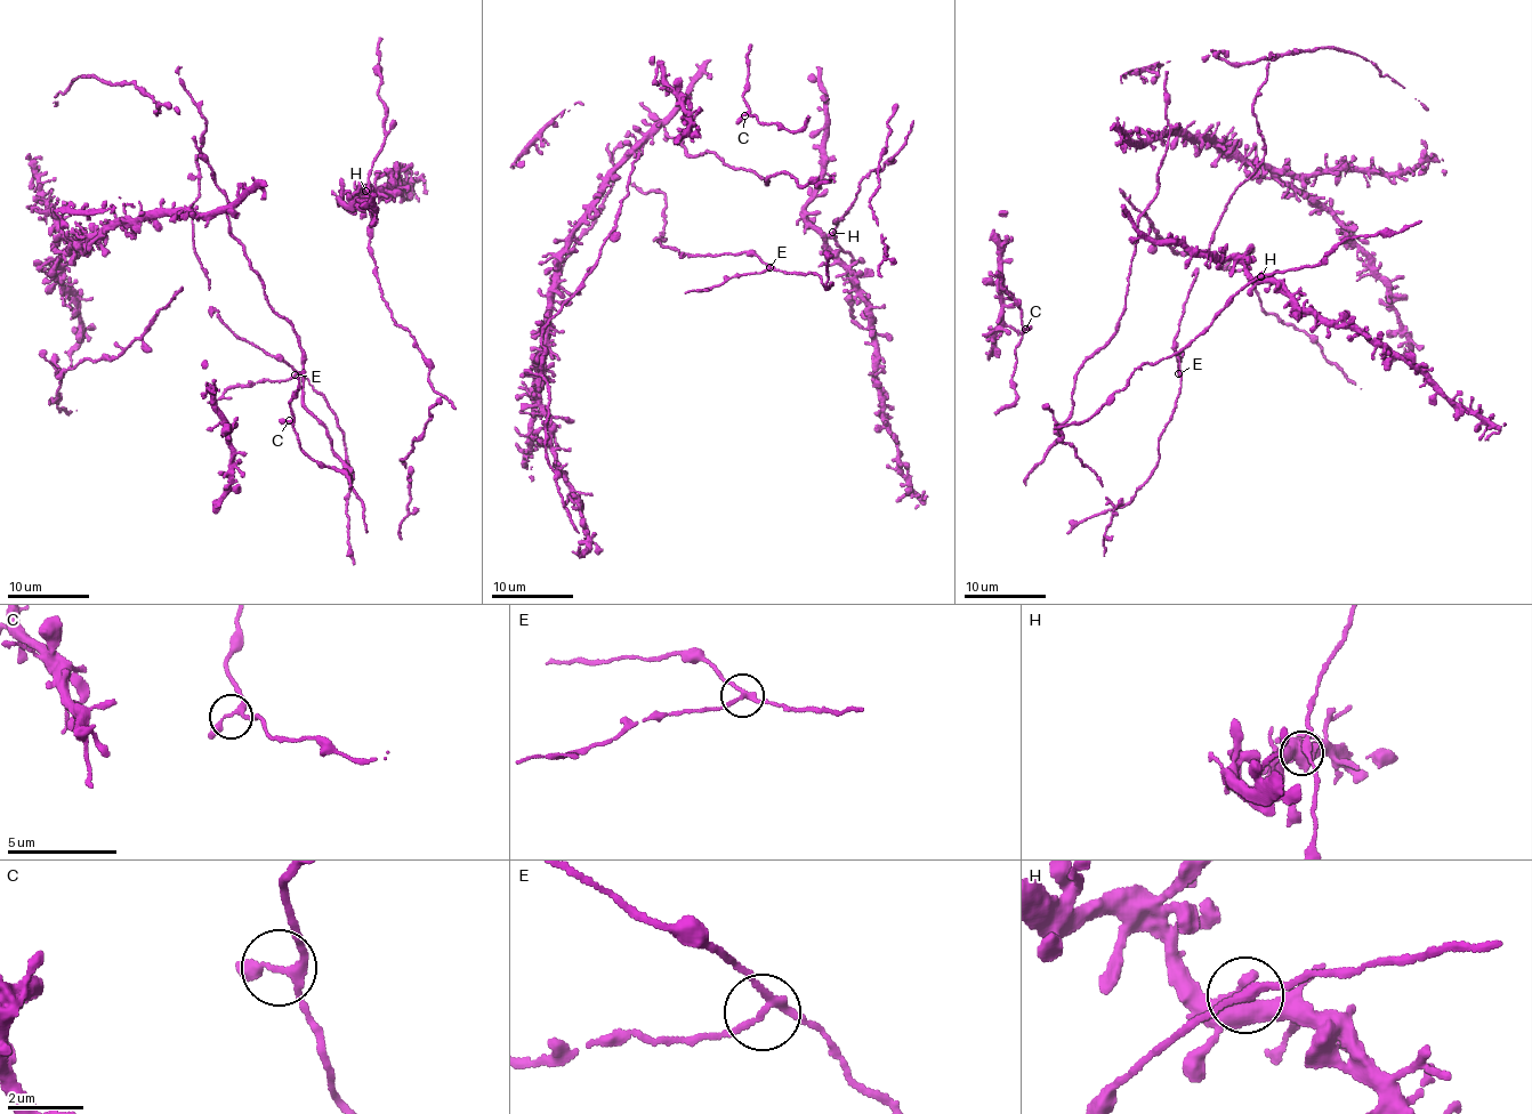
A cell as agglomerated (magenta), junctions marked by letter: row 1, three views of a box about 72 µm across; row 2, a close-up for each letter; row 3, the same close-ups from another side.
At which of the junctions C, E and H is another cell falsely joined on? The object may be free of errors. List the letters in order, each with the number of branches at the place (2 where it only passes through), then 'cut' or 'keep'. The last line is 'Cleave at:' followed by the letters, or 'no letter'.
C: 3 branches meet; keep
E: 3 branches meet; cut
H: 3 branches meet; keep
Cleave at: E

